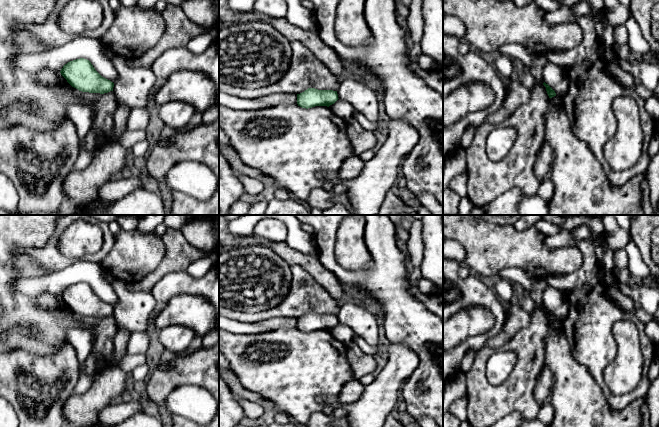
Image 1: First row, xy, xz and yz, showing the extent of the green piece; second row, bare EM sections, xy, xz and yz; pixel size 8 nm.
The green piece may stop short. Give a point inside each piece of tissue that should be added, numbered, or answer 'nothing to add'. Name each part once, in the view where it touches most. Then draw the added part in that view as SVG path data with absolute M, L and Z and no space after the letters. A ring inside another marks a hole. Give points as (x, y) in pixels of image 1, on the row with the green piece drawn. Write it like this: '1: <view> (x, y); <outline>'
nothing to add

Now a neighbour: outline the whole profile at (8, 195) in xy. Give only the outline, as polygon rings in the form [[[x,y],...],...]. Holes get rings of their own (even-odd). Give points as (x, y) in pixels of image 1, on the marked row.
[[[0,173],[0,209],[11,215],[18,215],[18,193],[14,184],[3,174]]]

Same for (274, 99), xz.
[[[278,93],[270,96],[260,97],[254,99],[260,103],[268,106],[274,106],[281,103],[297,103],[297,94],[293,93]]]

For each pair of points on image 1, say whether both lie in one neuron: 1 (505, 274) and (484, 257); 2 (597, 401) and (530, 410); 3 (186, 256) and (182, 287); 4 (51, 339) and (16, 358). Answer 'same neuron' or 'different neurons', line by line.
1: different neurons
2: different neurons
3: different neurons
4: different neurons

